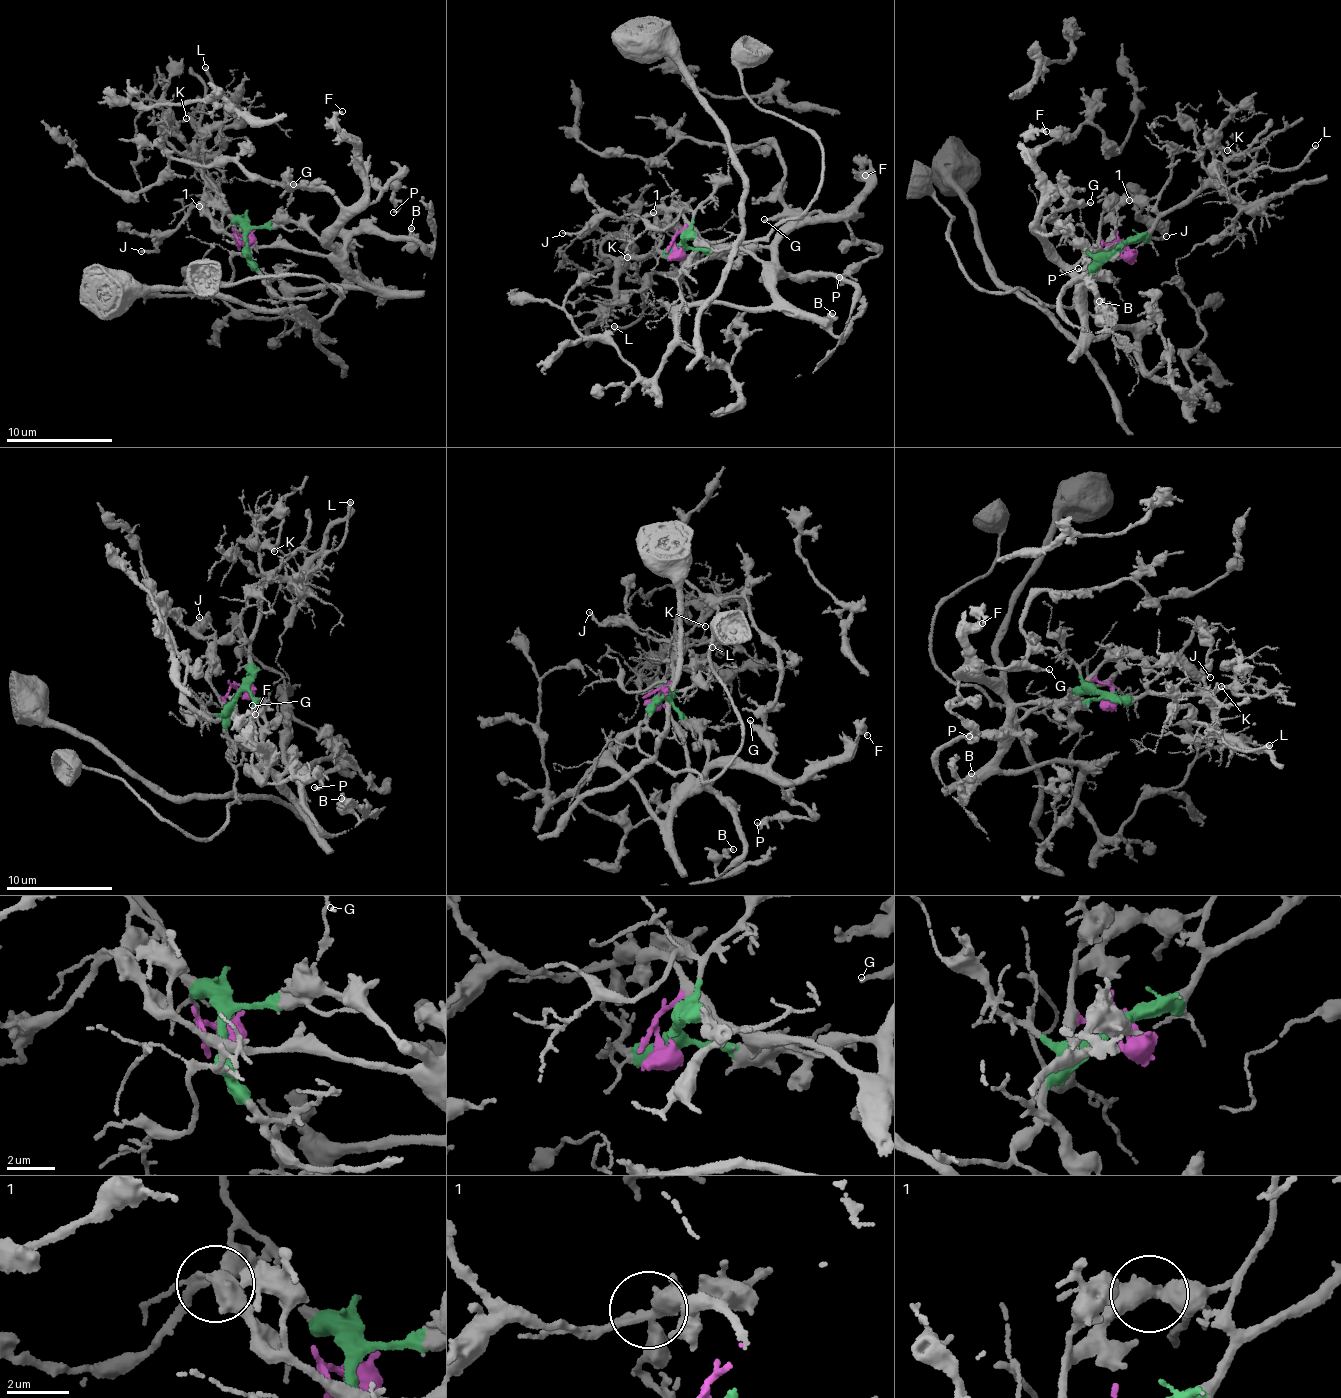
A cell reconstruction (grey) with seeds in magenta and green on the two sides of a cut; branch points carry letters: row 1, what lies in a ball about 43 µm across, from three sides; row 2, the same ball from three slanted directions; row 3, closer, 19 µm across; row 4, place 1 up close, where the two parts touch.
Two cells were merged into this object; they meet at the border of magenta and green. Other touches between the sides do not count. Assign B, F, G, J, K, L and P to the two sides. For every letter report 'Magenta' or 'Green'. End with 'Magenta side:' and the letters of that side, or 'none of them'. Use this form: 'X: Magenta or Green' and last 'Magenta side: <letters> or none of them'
B: Magenta
F: Magenta
G: Magenta
J: Magenta
K: Green
L: Green
P: Magenta
Magenta side: B, F, G, J, P

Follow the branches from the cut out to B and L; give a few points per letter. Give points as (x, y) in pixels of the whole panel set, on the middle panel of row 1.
B: (680, 247), (675, 236), (685, 229), (699, 232), (797, 273), (853, 284), (844, 333), (832, 335), (832, 313)
L: (680, 245), (621, 263), (617, 280), (626, 291), (642, 289), (646, 302), (642, 314), (613, 327)

